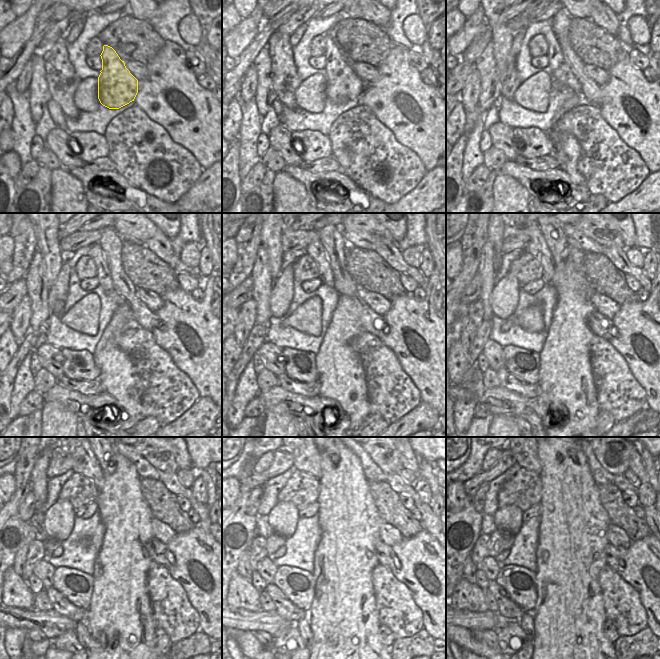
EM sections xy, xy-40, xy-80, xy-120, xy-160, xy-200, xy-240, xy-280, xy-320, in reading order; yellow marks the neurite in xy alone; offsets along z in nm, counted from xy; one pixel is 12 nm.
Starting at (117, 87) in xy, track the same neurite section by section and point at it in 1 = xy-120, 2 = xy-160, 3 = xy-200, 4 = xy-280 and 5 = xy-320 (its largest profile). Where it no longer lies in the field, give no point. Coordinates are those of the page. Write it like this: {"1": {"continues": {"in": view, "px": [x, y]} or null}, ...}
{"1": {"continues": {"in": "xy-120", "px": [96, 253]}}, "2": {"continues": {"in": "xy-160", "px": [315, 249]}}, "3": {"continues": {"in": "xy-200", "px": [537, 246]}}, "4": {"continues": {"in": "xy-280", "px": [306, 457]}}, "5": {"continues": {"in": "xy-320", "px": [527, 457]}}}

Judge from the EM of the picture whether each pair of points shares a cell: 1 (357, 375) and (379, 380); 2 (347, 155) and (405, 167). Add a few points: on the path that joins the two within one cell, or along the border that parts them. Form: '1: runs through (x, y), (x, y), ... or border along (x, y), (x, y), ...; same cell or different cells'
1: border along (357, 355), (364, 371), (366, 398), (368, 400); different cells
2: runs through (361, 155), (383, 160), (391, 167); same cell

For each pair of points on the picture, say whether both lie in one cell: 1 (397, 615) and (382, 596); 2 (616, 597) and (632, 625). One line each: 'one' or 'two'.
1: one
2: one

